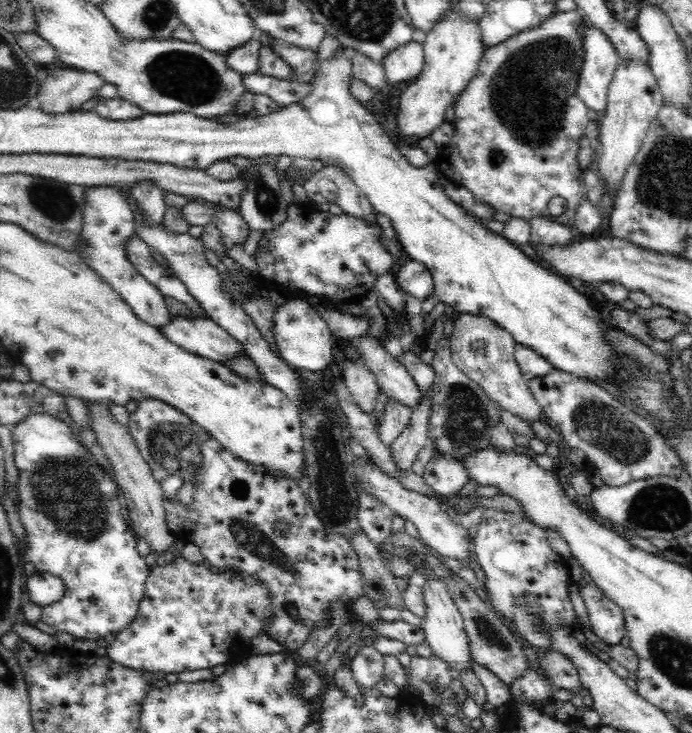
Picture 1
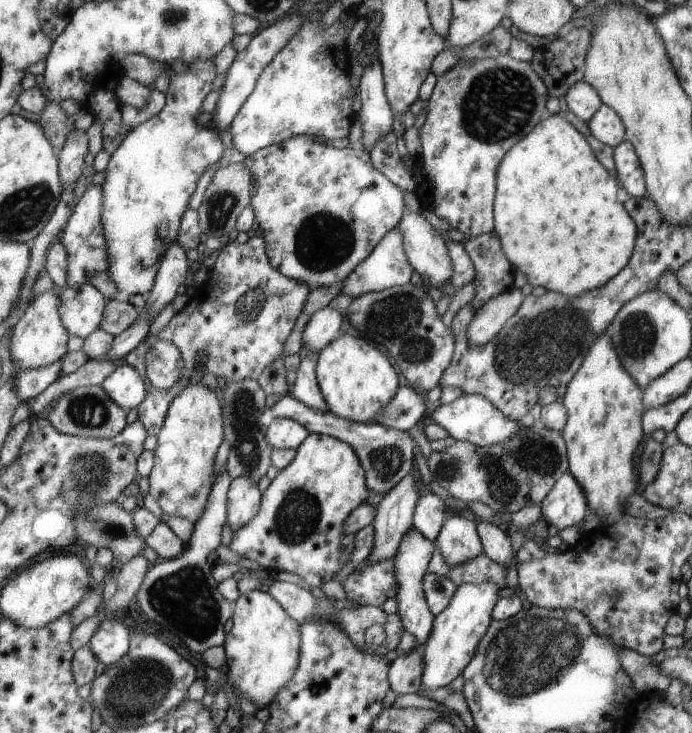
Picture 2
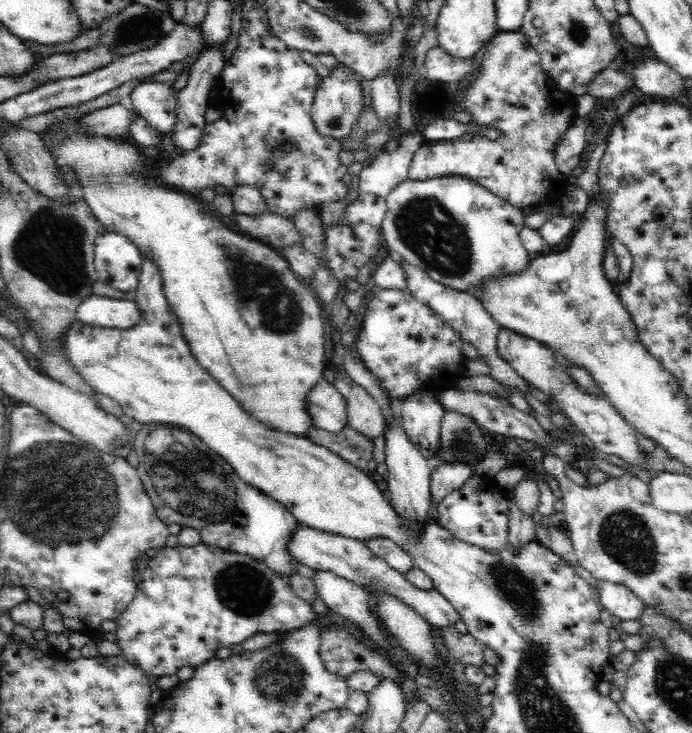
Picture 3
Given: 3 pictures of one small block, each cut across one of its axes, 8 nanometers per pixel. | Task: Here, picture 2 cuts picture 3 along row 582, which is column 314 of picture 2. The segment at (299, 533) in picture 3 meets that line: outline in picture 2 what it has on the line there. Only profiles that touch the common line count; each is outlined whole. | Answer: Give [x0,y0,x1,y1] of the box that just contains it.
[290,345,329,413]

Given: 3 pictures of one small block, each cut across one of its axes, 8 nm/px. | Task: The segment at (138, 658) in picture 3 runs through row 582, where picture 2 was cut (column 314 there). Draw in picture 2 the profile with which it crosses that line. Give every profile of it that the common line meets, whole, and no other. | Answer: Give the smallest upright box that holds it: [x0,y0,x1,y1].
[243,135,404,290]

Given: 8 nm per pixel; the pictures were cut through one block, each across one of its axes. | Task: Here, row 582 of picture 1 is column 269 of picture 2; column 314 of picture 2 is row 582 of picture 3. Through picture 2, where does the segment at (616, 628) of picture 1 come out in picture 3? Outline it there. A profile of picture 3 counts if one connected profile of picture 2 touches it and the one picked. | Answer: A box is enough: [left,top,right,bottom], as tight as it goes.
[597,580,644,620]

